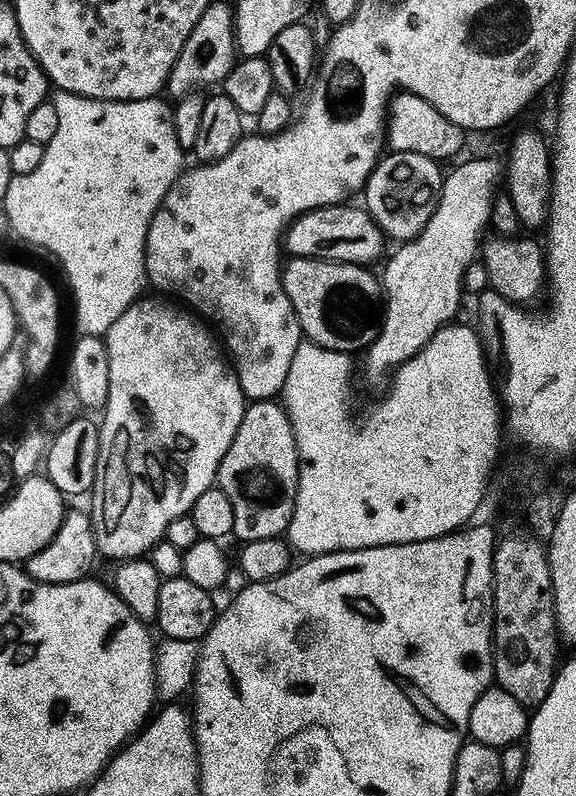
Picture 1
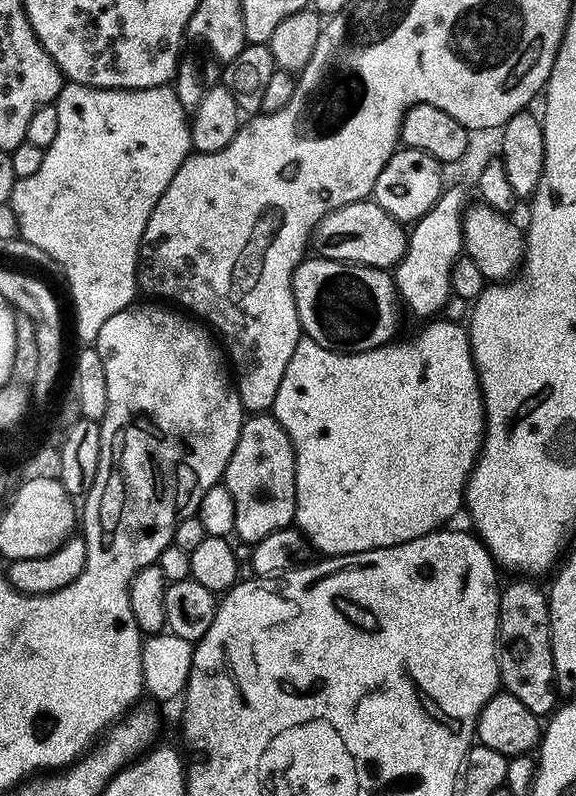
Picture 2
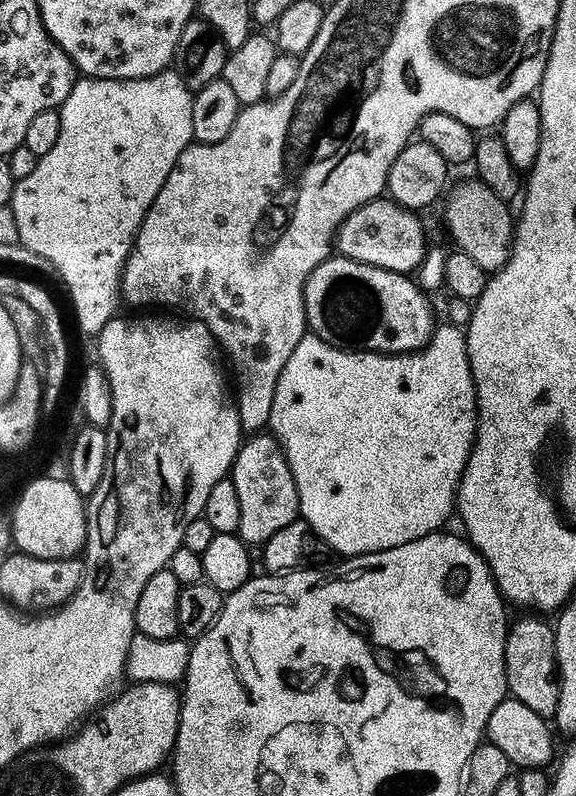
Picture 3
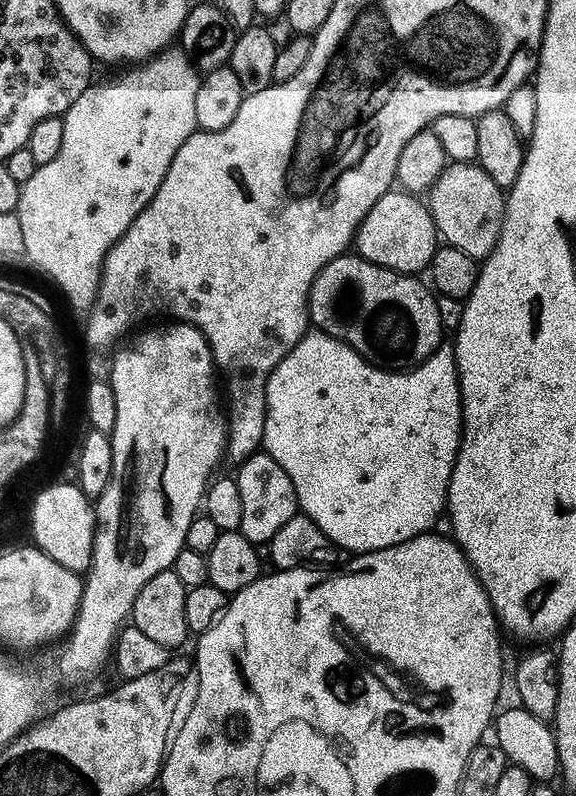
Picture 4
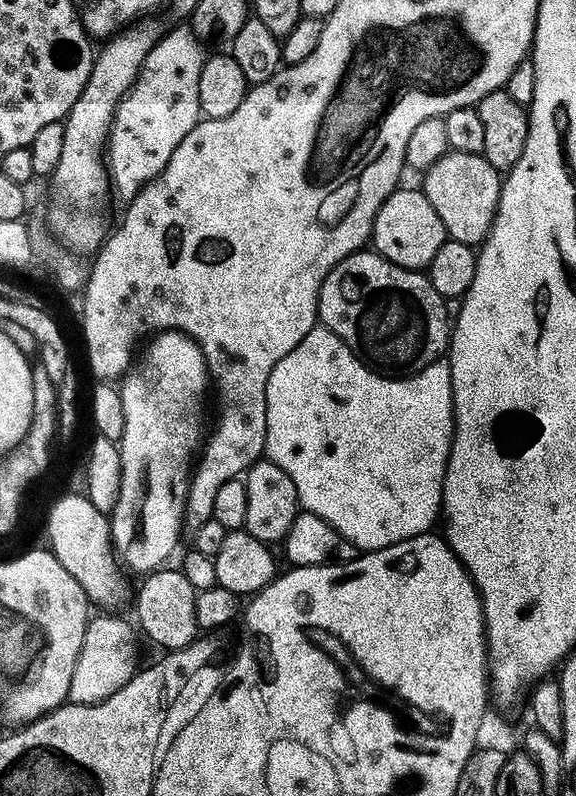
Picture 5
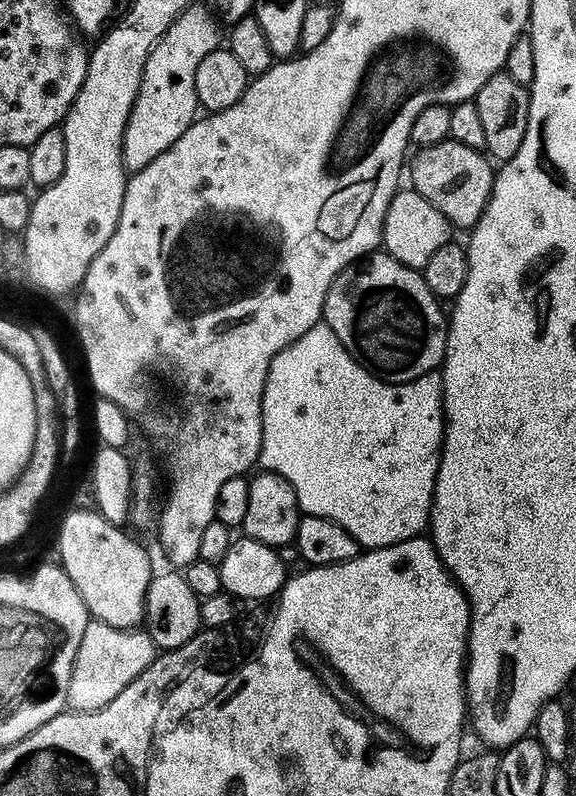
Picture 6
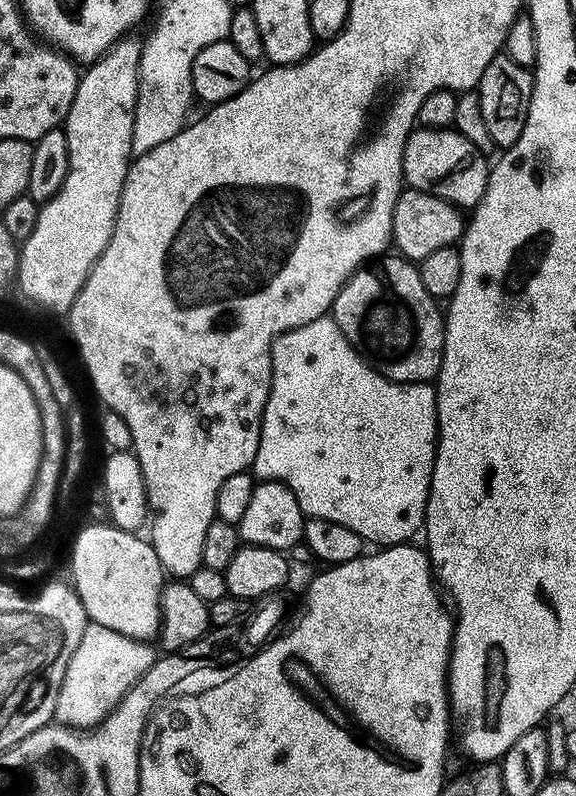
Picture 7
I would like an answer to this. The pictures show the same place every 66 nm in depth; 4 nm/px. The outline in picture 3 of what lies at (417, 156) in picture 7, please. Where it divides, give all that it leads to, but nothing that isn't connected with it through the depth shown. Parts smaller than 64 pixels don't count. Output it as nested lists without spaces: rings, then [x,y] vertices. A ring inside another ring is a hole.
[[[478,178],[464,180],[452,193],[447,193],[444,204],[444,224],[452,235],[455,247],[462,254],[480,266],[484,272],[496,272],[512,253],[512,237],[514,235],[514,212],[509,201],[498,198],[490,186],[486,186]]]

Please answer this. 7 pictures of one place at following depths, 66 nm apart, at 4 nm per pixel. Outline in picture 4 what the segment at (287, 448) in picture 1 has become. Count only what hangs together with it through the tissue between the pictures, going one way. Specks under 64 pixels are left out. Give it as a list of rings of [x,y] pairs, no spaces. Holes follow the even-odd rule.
[[[266,454],[250,456],[237,468],[240,469],[234,472],[234,479],[238,494],[242,494],[242,522],[238,530],[251,544],[267,545],[274,534],[278,534],[281,526],[286,526],[290,518],[298,515],[294,486],[286,470],[282,470],[282,466],[278,466],[278,462]]]

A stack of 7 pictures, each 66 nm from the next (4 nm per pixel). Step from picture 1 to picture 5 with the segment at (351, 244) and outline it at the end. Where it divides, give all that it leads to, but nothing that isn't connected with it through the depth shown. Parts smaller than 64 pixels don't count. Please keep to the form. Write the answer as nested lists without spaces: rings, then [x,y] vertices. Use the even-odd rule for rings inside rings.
[[[397,187],[396,191],[386,198],[386,202],[382,202],[378,214],[374,217],[370,244],[379,256],[398,266],[424,270],[448,239],[448,231],[446,226],[442,226],[442,218],[434,214],[434,206],[430,206],[430,198],[426,198],[424,191],[419,187],[404,187]]]

